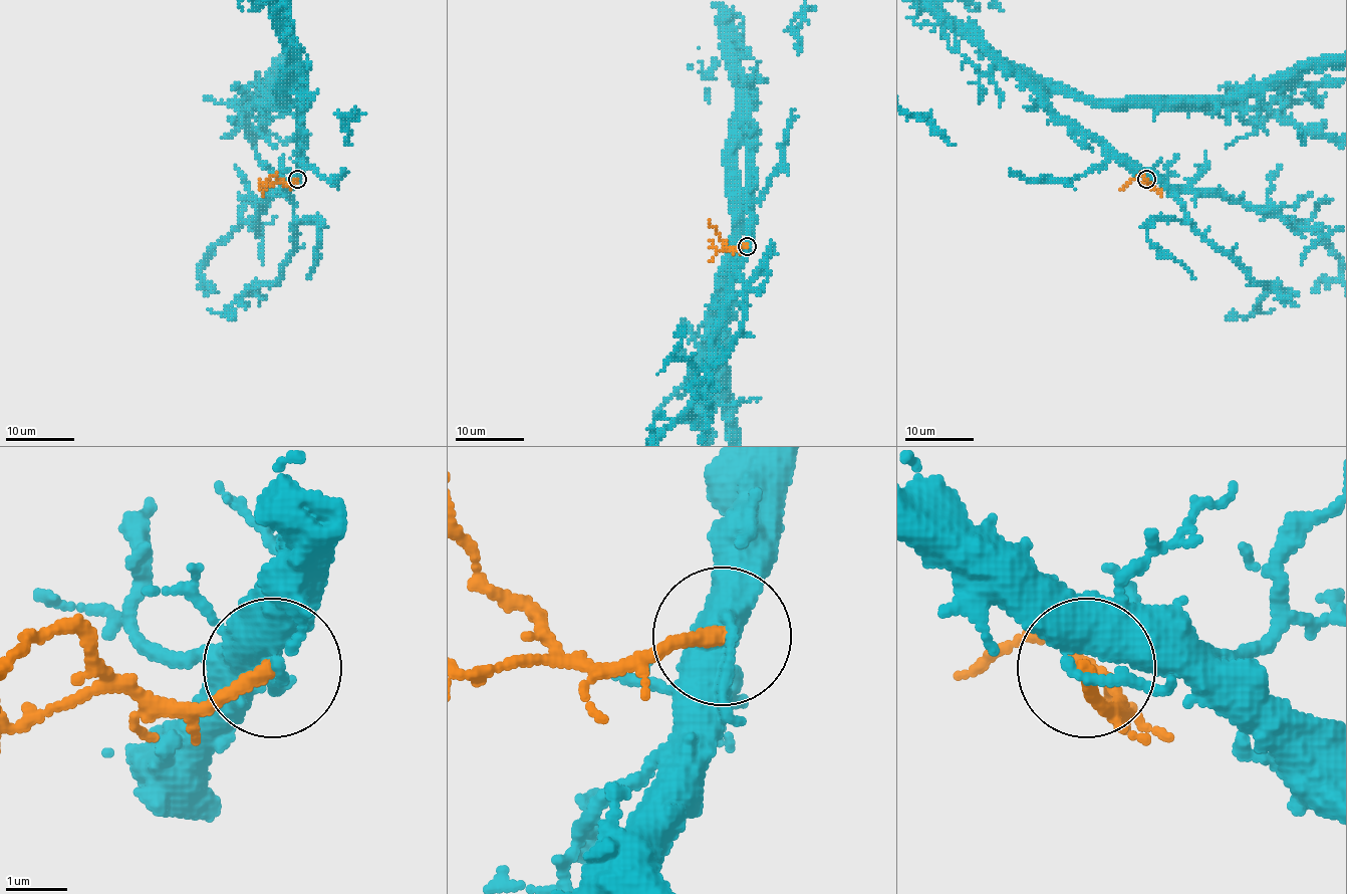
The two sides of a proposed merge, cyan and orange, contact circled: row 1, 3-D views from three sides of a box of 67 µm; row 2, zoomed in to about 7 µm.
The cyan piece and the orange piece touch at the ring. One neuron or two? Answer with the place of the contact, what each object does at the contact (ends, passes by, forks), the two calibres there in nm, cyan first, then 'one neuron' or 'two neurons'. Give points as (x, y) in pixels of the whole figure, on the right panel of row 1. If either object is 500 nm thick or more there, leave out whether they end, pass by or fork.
at (1146, 179); cyan ends there; orange ends there; 400 nm thick on the cyan side, 240 nm on the other; two neurons

